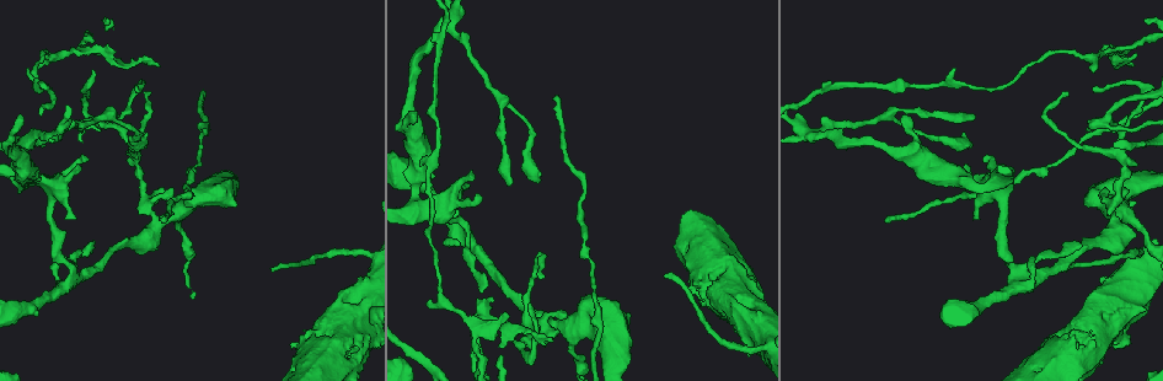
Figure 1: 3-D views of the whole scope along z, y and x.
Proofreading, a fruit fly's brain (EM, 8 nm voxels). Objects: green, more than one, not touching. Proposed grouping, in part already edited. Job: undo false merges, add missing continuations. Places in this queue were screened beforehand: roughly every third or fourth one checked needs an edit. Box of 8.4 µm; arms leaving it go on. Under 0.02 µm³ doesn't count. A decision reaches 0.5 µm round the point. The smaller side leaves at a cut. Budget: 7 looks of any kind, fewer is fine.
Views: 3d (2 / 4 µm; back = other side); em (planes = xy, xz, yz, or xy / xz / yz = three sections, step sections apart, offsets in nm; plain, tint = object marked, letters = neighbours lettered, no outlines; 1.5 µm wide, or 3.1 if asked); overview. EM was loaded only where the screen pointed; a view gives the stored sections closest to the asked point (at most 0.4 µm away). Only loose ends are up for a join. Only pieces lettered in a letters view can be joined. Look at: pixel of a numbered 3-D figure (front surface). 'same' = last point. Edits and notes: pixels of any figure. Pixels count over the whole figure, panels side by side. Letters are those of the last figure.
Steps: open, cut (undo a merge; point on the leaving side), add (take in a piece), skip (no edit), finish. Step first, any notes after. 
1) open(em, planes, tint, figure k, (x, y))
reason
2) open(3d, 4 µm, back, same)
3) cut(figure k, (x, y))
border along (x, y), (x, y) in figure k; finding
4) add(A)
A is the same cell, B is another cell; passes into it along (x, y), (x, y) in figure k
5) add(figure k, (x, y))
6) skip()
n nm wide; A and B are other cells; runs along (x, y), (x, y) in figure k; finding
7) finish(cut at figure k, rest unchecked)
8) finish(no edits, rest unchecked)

open(3d, 4 µm, figure 1, (902, 114))
branch stops here

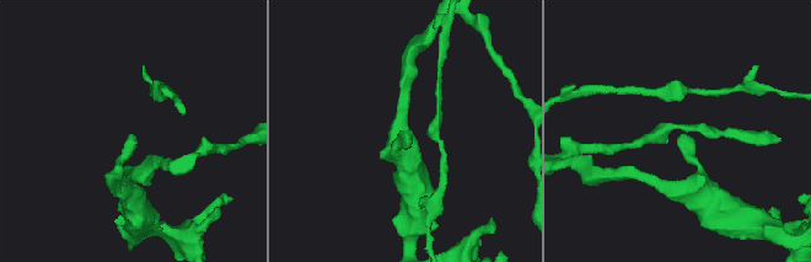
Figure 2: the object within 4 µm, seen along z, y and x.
open(em, yz, step 8, tint, figure 2, (683, 133))
shape alone is not enough

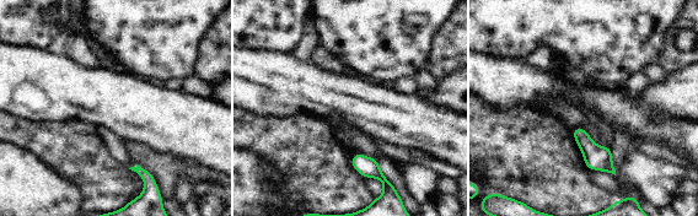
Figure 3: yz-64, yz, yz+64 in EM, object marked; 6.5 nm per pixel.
open(em, planes, letters, same)

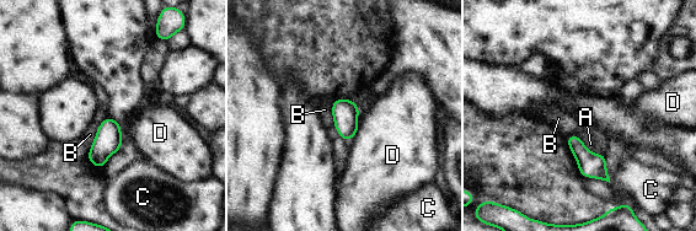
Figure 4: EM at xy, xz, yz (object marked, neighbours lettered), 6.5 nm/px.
skip()
A, B, C and D are other cells; no lettered piece goes on from it

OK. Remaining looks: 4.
open(3d, 2 µm, figure 1, (485, 317))
arms part here

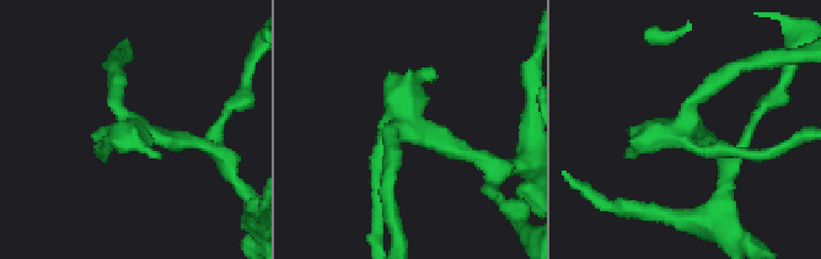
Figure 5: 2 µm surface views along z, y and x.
open(em, planes, letters, figure 5, (134, 123))

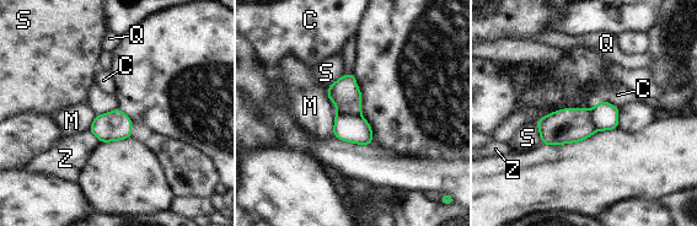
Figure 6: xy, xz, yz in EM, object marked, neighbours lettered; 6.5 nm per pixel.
cut(figure 6, (344, 93))
C, M, Q, S and Z are other cells; border along (337, 113), (359, 116) in figure 6; two cells meet here

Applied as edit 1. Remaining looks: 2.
finish(cut at figure 6, rest unchecked)

